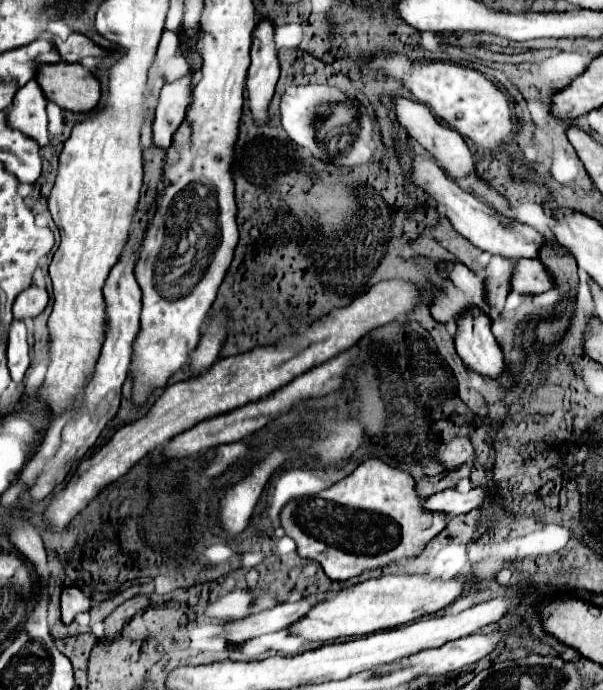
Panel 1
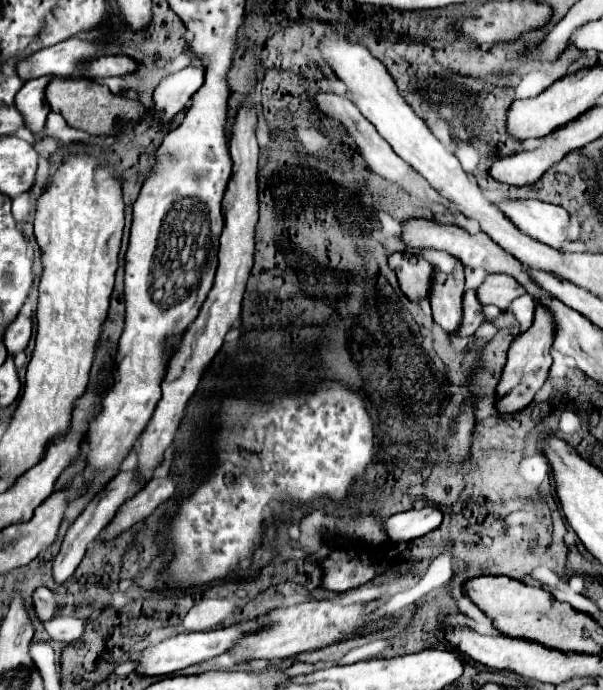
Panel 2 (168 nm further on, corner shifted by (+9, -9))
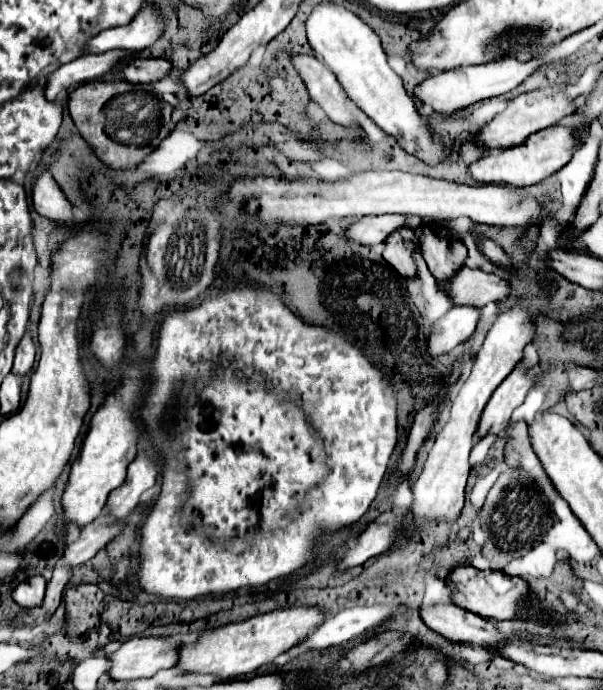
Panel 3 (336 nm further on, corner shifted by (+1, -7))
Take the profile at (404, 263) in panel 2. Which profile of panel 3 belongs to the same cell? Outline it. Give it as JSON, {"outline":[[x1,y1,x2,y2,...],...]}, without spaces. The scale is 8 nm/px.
{"outline":[[409,228,397,230,385,240,383,258,399,272,403,278,415,278,417,276,417,264,413,260,413,254,419,250,419,238]]}

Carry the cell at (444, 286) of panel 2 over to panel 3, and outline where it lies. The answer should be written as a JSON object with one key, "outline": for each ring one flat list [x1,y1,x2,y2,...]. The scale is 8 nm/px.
{"outline":[[423,228,419,236,419,248,421,254,429,266,429,272,435,276,437,284,443,286,463,268,465,258,467,258,467,248,461,240,447,240,435,236,429,228]]}

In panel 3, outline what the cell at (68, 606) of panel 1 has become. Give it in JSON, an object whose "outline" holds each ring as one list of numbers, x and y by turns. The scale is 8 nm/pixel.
{"outline":[[29,576,13,590,13,600,25,608,39,608,45,596,45,586,43,576]]}

